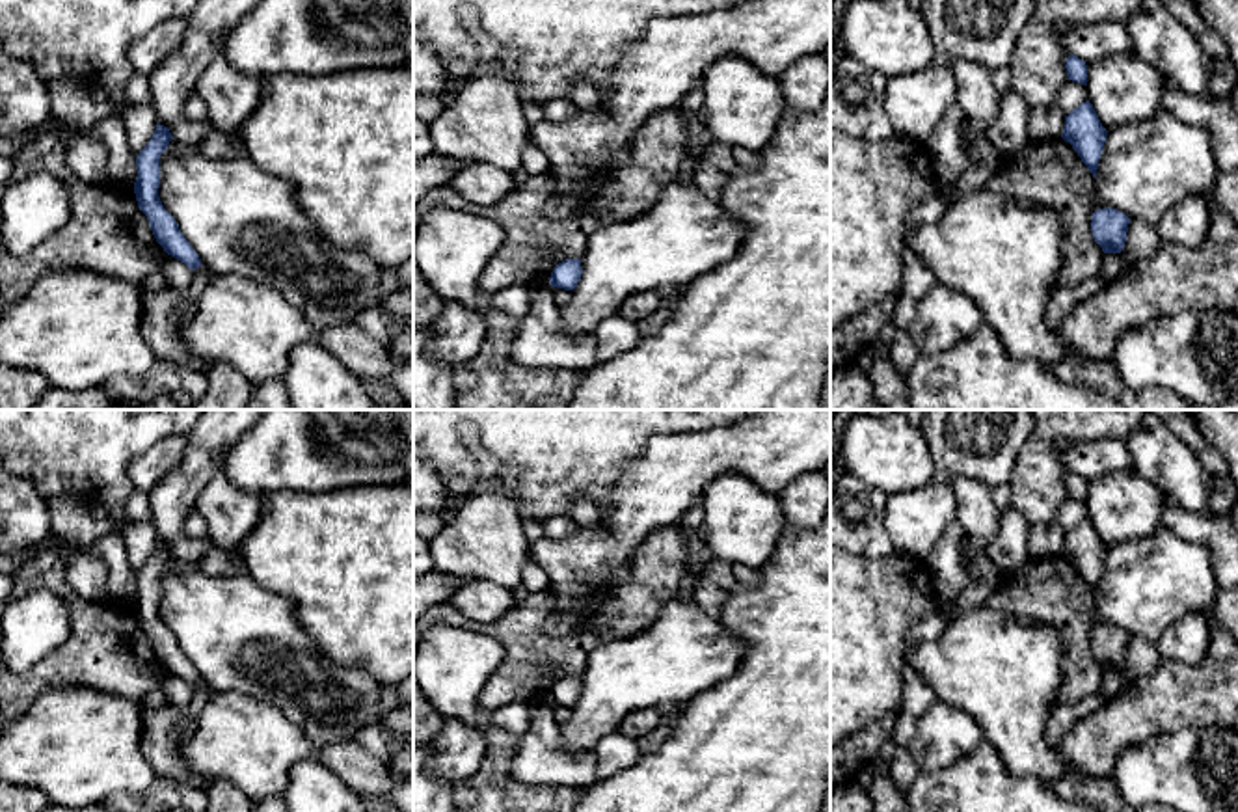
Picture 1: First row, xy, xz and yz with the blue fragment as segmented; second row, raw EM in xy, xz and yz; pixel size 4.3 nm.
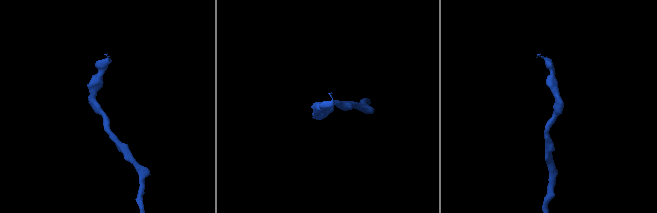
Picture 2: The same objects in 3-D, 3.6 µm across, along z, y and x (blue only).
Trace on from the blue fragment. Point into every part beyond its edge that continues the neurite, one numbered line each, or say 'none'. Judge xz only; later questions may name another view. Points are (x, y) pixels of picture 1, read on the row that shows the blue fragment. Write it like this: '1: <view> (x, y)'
none

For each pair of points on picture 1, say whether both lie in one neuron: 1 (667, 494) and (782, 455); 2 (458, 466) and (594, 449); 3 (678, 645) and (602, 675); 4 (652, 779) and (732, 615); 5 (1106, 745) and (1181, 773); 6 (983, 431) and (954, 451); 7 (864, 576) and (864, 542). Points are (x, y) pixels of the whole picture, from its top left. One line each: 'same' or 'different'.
1: same
2: same
3: same
4: same
5: different
6: same
7: different

